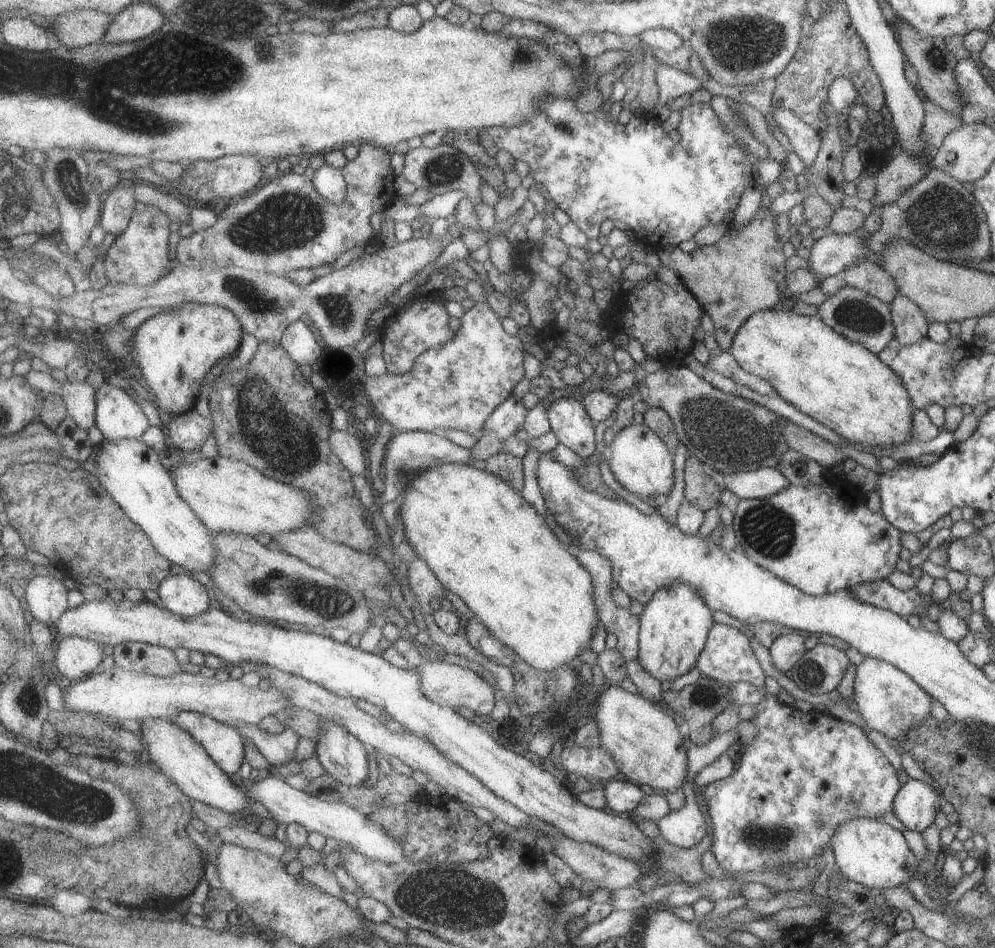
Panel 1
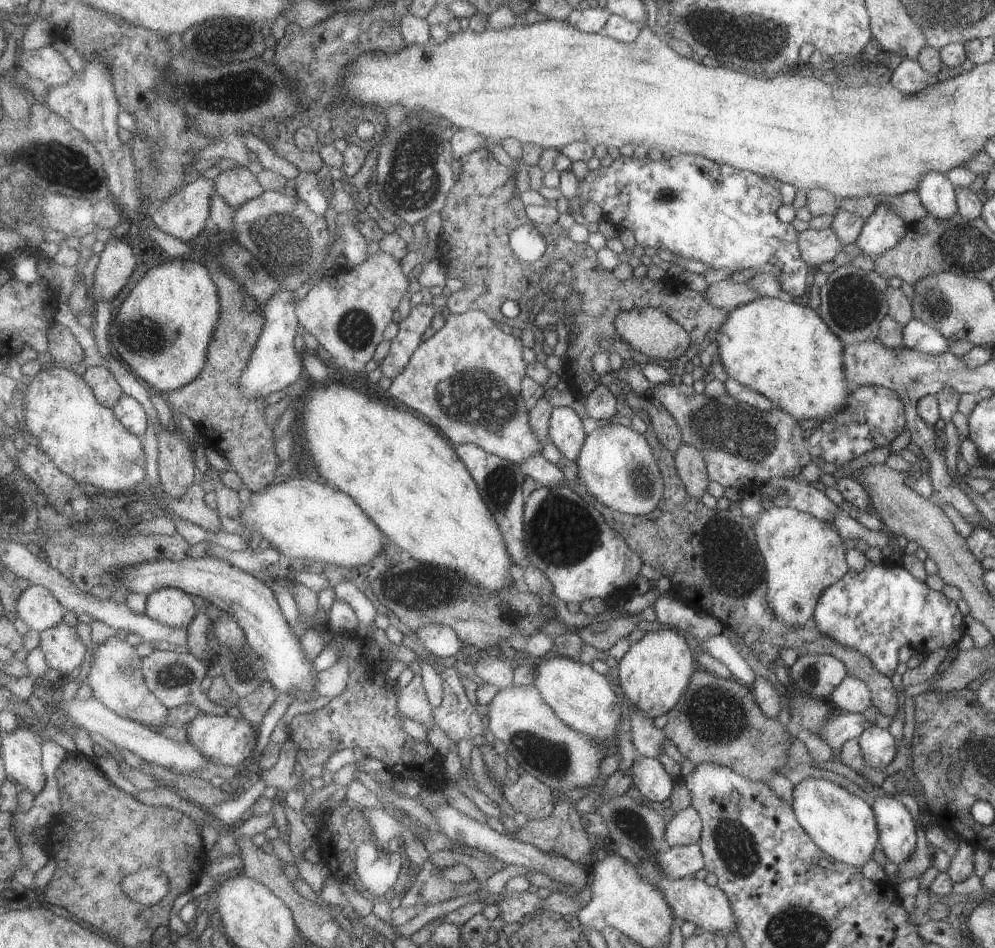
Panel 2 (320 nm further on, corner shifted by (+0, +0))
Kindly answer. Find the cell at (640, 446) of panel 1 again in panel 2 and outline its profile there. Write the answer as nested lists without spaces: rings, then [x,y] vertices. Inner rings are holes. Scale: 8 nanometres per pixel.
[[[607,424],[596,427],[584,438],[576,464],[577,475],[586,491],[596,500],[614,511],[642,517],[658,506],[664,489],[651,447],[642,434],[631,427]]]

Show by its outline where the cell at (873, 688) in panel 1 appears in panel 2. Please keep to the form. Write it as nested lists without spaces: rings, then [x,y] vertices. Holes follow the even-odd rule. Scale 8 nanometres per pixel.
[[[847,675],[828,697],[835,710],[845,713],[863,713],[872,704],[867,685]]]

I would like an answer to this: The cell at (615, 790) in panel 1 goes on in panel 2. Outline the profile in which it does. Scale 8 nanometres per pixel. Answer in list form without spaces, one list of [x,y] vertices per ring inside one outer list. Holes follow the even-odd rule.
[[[639,756],[633,760],[633,784],[637,790],[649,800],[650,805],[657,807],[663,800],[669,798],[673,779],[671,779],[657,759]]]

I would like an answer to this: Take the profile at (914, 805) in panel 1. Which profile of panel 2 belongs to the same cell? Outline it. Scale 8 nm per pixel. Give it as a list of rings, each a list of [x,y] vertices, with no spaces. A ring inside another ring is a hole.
[[[898,797],[869,800],[878,832],[878,849],[896,866],[901,866],[915,850],[916,821]]]

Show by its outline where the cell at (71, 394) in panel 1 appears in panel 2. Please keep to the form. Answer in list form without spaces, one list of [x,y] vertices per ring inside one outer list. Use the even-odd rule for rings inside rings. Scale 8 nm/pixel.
[[[103,366],[88,367],[83,374],[87,384],[95,391],[101,404],[114,408],[125,394],[117,377]]]

